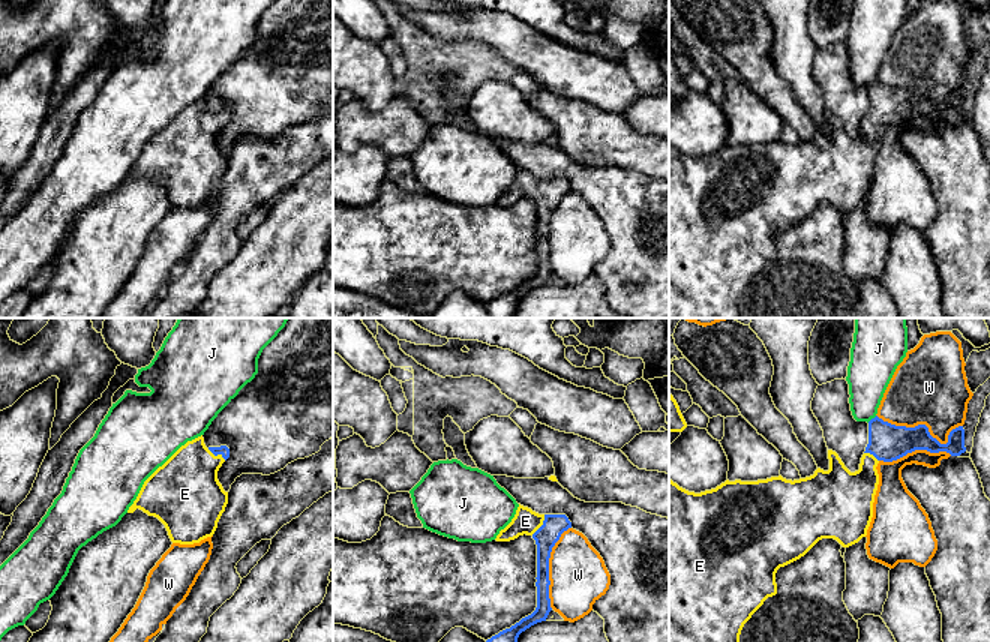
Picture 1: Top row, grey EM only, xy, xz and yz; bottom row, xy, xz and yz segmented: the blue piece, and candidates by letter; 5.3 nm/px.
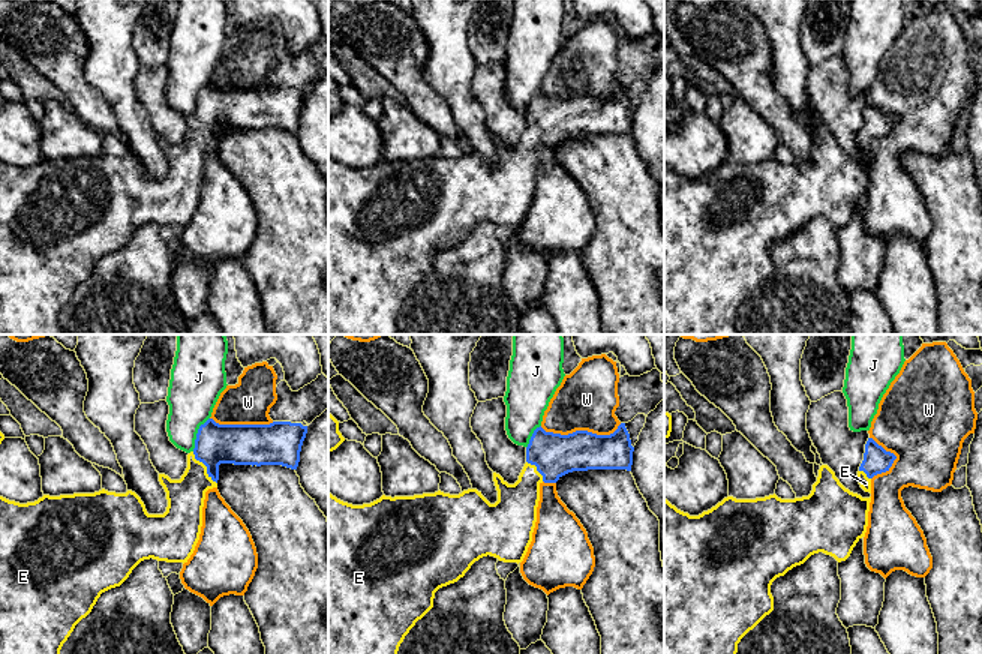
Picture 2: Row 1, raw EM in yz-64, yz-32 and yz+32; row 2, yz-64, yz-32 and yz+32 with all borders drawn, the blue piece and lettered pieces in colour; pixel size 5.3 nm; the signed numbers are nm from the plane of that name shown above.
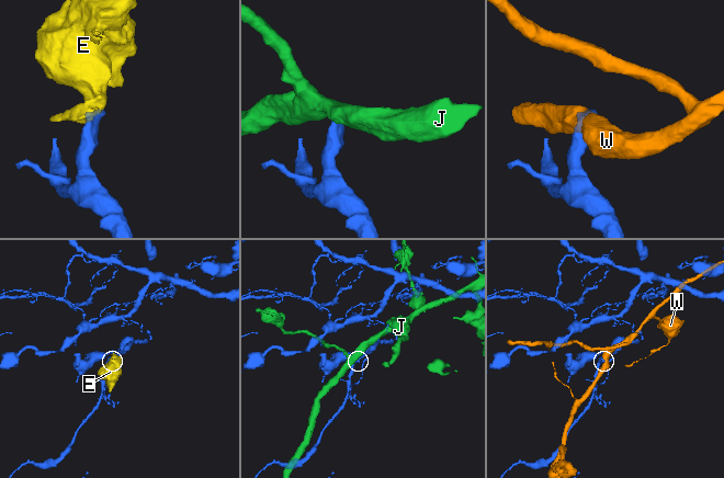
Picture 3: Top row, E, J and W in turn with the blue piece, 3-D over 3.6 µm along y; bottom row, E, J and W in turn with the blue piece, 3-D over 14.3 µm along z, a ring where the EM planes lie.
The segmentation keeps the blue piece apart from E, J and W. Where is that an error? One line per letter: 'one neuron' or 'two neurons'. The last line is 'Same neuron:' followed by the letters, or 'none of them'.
E: one neuron
J: two neurons
W: two neurons
Same neuron: E

